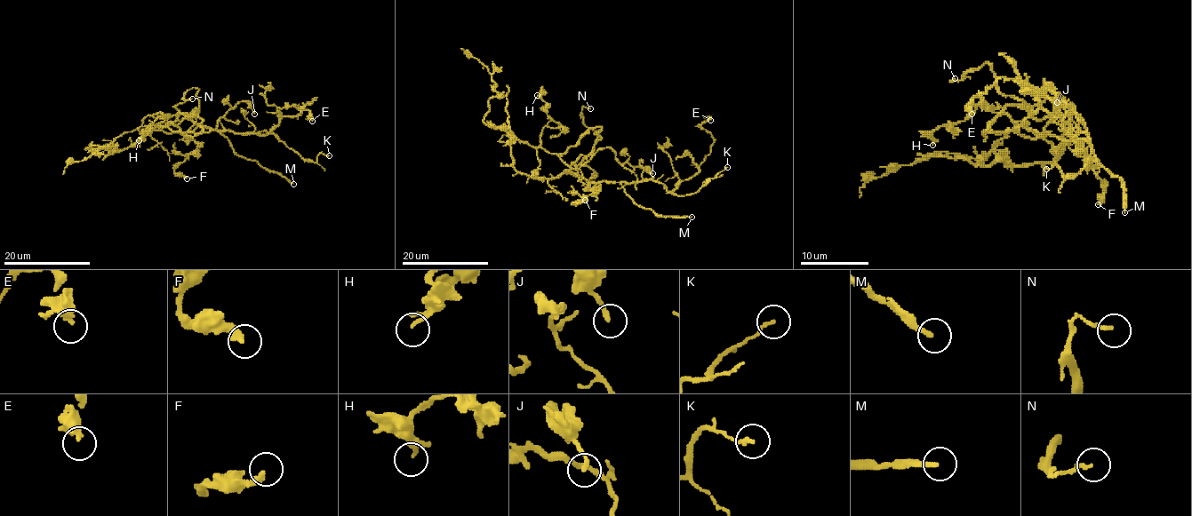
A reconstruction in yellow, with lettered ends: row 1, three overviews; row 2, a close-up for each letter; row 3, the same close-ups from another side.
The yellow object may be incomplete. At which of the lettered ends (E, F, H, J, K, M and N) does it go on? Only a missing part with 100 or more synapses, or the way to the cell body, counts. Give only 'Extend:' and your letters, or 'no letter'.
Extend: M

